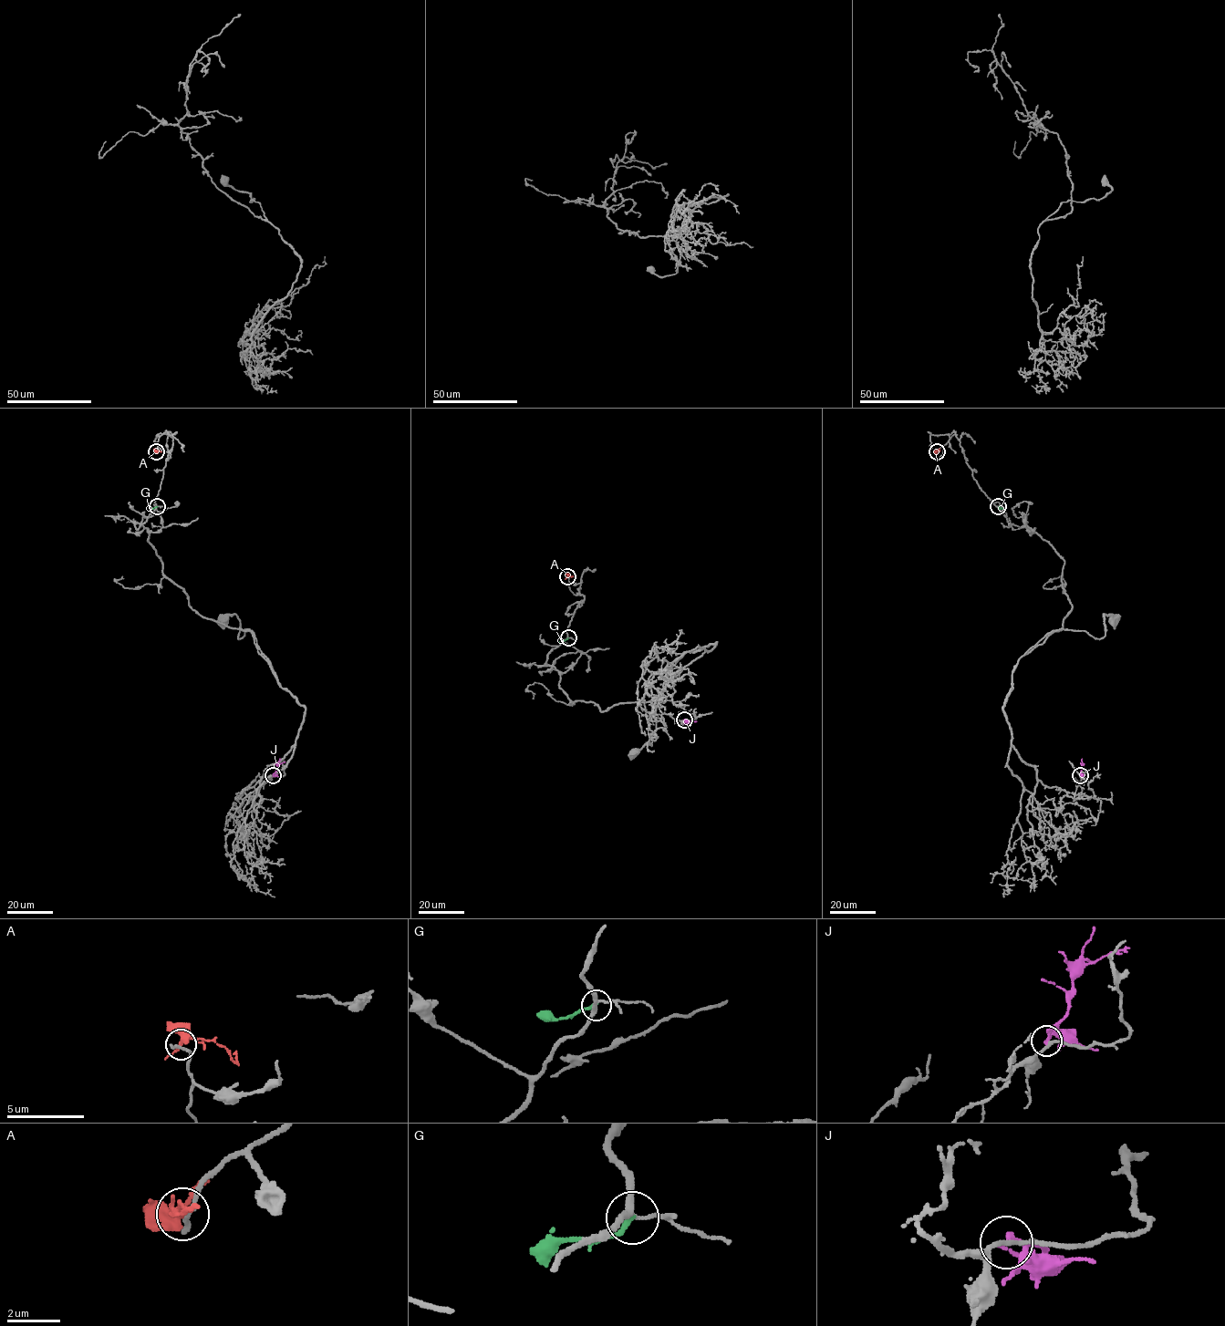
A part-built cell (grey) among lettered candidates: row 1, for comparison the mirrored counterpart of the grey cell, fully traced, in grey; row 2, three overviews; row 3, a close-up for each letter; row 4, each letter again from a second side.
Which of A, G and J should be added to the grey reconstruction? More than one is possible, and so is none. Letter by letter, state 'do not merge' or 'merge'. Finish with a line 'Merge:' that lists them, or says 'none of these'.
A: do not merge
G: do not merge
J: do not merge
Merge: none of these

